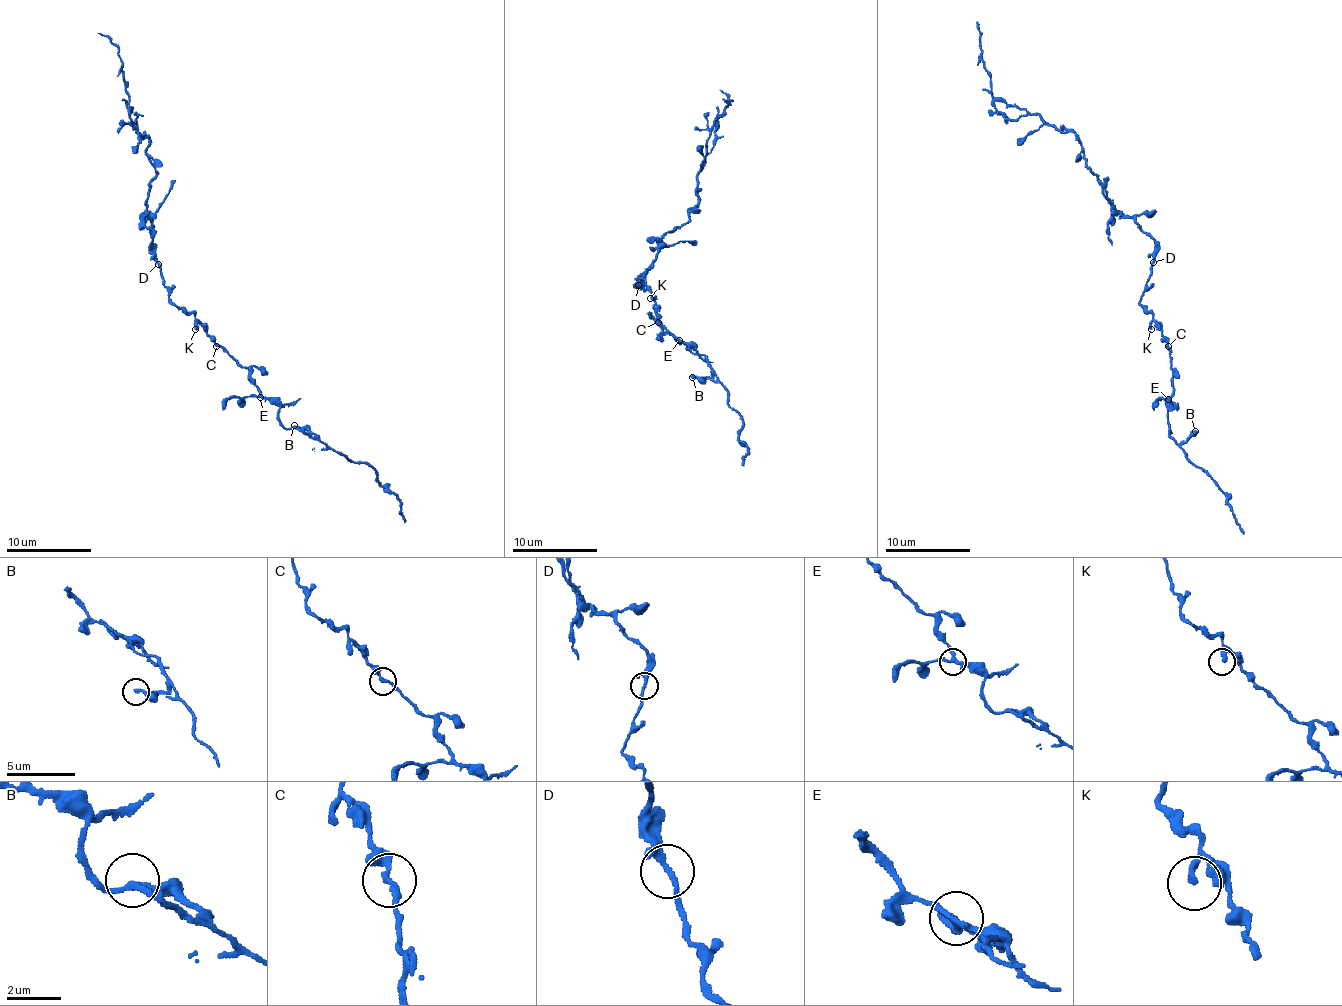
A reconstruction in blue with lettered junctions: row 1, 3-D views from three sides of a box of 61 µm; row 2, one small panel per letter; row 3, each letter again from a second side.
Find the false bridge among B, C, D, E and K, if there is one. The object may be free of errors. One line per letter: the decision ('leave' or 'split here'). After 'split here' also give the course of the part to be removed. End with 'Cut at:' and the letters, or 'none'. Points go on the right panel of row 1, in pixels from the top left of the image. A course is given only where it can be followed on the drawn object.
B: leave
C: leave
D: leave
E: leave
K: leave
Cut at: none

